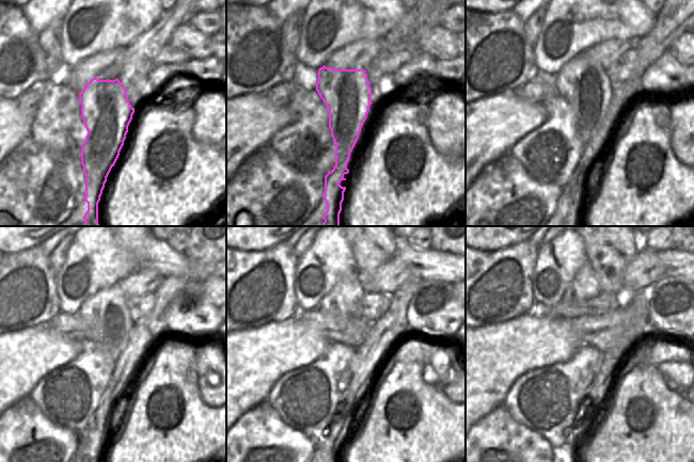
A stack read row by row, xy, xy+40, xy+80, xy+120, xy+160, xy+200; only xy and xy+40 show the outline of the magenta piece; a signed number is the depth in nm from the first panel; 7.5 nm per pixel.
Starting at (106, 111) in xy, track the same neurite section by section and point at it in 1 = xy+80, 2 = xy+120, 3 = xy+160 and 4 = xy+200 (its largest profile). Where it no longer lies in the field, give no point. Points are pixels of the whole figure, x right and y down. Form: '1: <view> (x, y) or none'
1: xy+80 (583, 82)
2: xy+120 (106, 314)
3: xy+160 (343, 301)
4: xy+200 (584, 286)

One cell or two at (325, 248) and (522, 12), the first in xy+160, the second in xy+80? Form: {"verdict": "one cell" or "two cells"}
{"verdict": "two cells"}

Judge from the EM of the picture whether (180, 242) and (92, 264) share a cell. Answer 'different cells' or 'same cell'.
different cells

